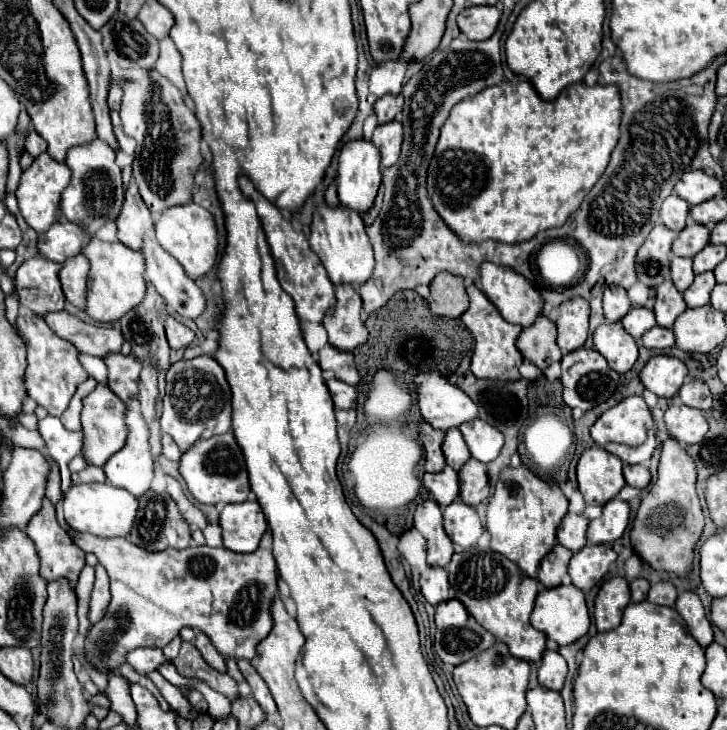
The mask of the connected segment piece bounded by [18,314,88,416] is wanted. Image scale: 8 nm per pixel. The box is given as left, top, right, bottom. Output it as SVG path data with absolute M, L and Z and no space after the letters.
M18 316L18 330L26 338L28 348L28 368L26 368L26 388L28 396L36 400L38 406L44 406L50 416L60 416L66 408L78 384L88 380L88 372L80 364L78 348L68 340L62 340L50 330L50 326L40 316Z

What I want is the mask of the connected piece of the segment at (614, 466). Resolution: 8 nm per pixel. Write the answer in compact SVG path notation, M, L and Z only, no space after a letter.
M598 446L582 452L576 466L576 478L586 504L598 506L616 498L620 488L626 484L622 476L622 462Z

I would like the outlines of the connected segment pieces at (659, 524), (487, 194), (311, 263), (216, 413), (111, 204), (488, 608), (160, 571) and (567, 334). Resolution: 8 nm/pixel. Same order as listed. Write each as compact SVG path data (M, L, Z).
M668 438L662 442L658 480L650 488L648 496L642 498L638 516L630 532L634 552L654 570L666 570L678 576L686 576L692 568L694 546L702 534L702 528L704 516L696 496L696 464L678 440Z
M520 78L518 84L502 82L502 84L484 88L480 94L458 102L452 108L448 120L444 122L444 126L440 130L440 140L438 140L434 158L430 162L430 170L428 170L428 196L434 202L436 212L444 218L446 224L450 224L450 228L464 242L484 242L484 240L492 238L492 240L500 240L504 244L516 244L516 242L530 240L540 230L562 226L570 218L570 214L582 204L584 196L600 180L602 172L606 170L606 164L610 162L610 152L616 148L618 136L620 136L620 120L622 120L622 102L620 102L620 92L618 92L616 84L606 84L606 86L602 86L602 84L586 86L584 82L570 84L568 88L564 88L560 92L560 96L556 100L542 100L526 78Z
M240 178L240 188L256 204L258 216L262 218L262 226L264 226L264 232L266 232L266 238L268 238L268 244L270 244L270 252L272 252L274 262L276 262L276 272L278 272L280 286L282 286L282 290L286 294L292 296L294 304L296 304L298 318L302 322L322 324L322 320L330 312L334 312L334 284L328 280L326 270L322 268L322 262L310 250L308 240L304 238L304 234L302 232L294 232L288 214L284 214L282 210L274 208L272 202L268 202L262 194L258 194L248 178Z
M204 354L172 364L166 374L164 432L172 436L180 450L186 452L190 444L216 434L226 434L230 428L230 388L218 362L212 356Z
M92 140L84 146L74 146L68 150L66 164L72 170L70 186L62 192L60 208L66 220L72 224L82 224L90 236L96 236L96 232L110 220L118 218L122 210L124 200L124 186L122 186L122 172L116 164L116 152L102 140Z
M470 548L454 554L448 564L450 586L456 590L456 598L466 606L466 610L476 618L476 622L486 628L496 640L504 642L512 656L522 660L540 660L546 650L546 636L532 628L530 612L534 608L534 598L538 594L538 580L524 576L518 564L510 562L498 552Z
M266 532L266 536L262 538L258 550L250 554L234 554L228 548L210 548L210 546L146 552L144 548L138 548L136 544L123 537L103 539L86 534L78 534L74 544L78 544L84 552L94 552L110 576L112 600L106 608L104 618L90 626L84 640L86 660L94 664L94 668L98 668L100 672L106 672L108 676L112 676L126 662L126 654L130 650L140 646L162 648L174 636L178 636L180 628L184 626L204 632L224 658L234 658L234 660L252 660L256 644L272 628L270 604L272 598L276 596L276 562L272 556L270 532Z
M570 298L560 304L556 320L560 350L572 352L584 346L588 338L588 314L590 306L582 298Z

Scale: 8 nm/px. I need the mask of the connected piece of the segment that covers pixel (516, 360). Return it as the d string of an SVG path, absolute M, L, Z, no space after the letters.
M474 284L466 288L468 298L470 298L470 308L464 312L462 322L468 326L468 330L474 334L476 338L476 346L474 346L474 354L472 354L472 372L478 378L500 378L500 380L518 380L520 378L520 364L522 364L522 354L516 348L516 338L520 334L522 328L502 320L500 312L496 306L492 306L492 302L486 298L484 292L480 292L480 288L476 288Z

